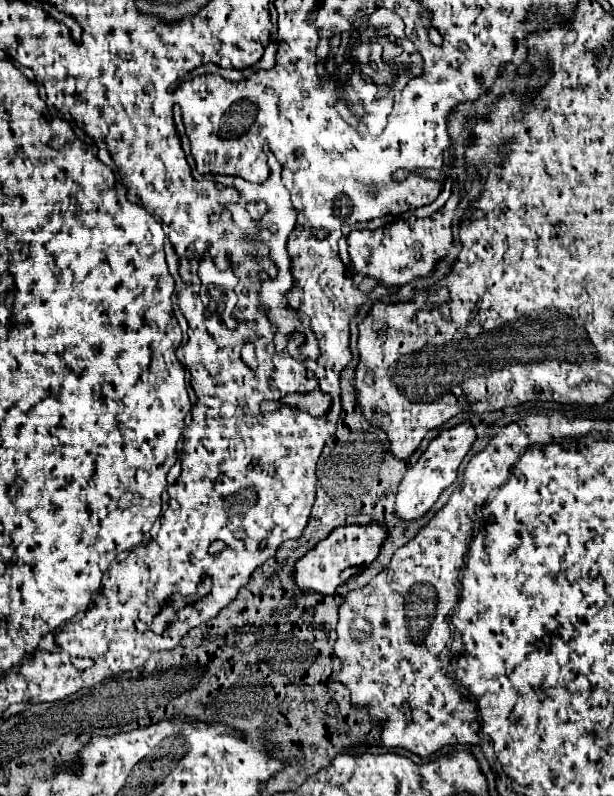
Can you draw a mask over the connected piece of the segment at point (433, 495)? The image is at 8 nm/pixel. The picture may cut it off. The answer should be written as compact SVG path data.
M464 421L464 423L460 423L452 429L442 431L436 439L430 441L428 449L422 453L418 463L412 469L408 469L408 473L404 475L404 479L400 483L400 489L398 489L398 495L396 495L398 517L412 521L416 517L422 517L438 501L440 493L456 481L458 467L460 467L462 459L466 457L466 453L470 451L474 439L476 439L476 431L474 431L472 423Z

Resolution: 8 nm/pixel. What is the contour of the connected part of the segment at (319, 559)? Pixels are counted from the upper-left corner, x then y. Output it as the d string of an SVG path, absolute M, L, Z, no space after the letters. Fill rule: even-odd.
M368 523L368 525L352 525L352 527L338 527L334 529L324 541L320 541L312 551L304 555L296 563L296 573L294 581L302 591L314 591L322 595L334 595L336 587L340 587L346 579L352 575L360 573L364 565L368 567L376 557L382 547L382 543L388 537L388 529L382 523Z

